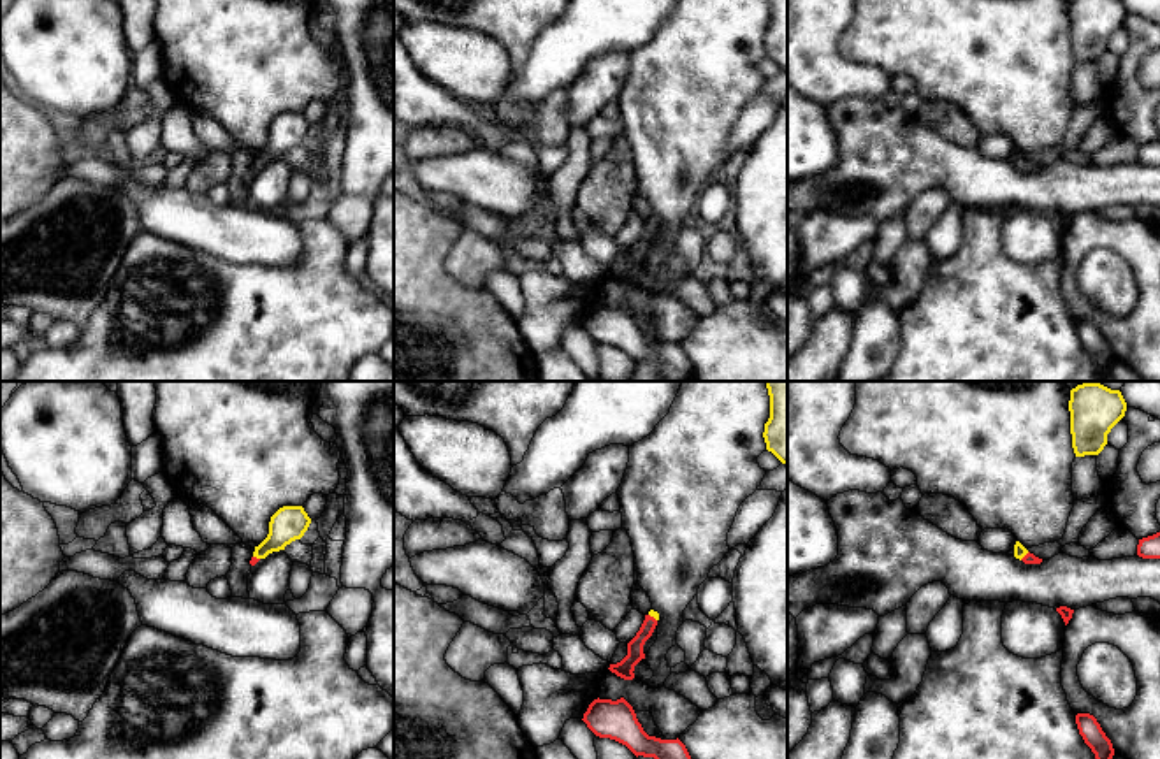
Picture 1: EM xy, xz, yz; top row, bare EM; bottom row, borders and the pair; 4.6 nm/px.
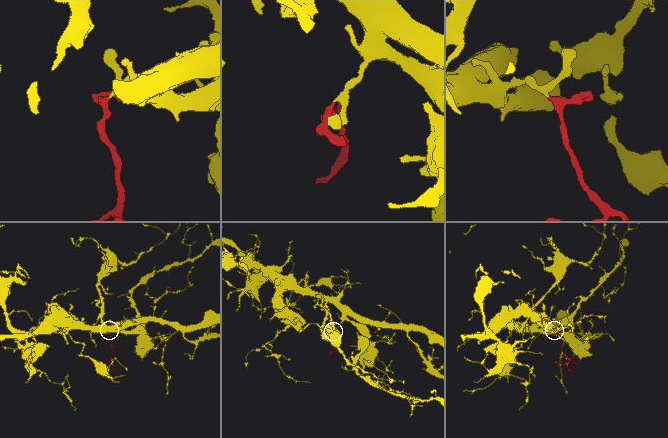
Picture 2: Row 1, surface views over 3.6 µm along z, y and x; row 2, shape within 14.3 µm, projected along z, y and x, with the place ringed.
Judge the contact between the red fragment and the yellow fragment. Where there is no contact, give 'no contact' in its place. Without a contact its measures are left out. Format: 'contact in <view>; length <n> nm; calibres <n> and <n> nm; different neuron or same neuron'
contact in xz; length 50 nm; calibres 80 and 30 nm; same neuron

